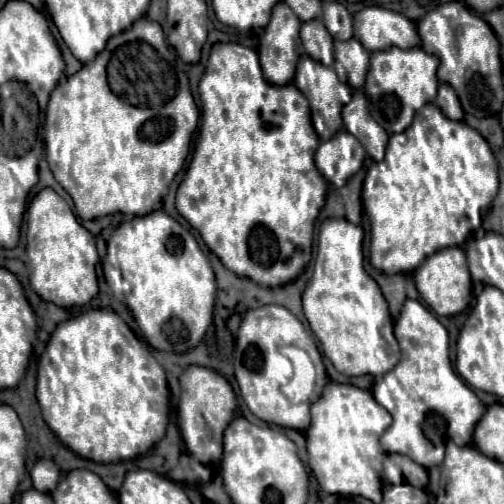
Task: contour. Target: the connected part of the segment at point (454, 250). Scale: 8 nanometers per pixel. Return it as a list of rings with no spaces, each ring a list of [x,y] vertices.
[[[447,247],[423,261],[423,265],[415,271],[415,285],[421,297],[437,315],[457,315],[465,311],[471,301],[471,277],[467,269],[467,259],[461,247]]]

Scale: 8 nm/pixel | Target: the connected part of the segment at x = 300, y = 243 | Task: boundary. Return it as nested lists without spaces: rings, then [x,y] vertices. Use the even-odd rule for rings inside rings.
[[[215,43],[209,55],[209,63],[207,69],[199,81],[199,97],[203,103],[203,119],[201,119],[201,129],[199,129],[199,141],[193,153],[193,159],[187,167],[187,173],[177,189],[177,201],[175,207],[177,211],[189,221],[189,225],[193,229],[199,231],[201,239],[205,241],[205,245],[219,257],[219,261],[233,273],[237,273],[239,277],[249,277],[251,281],[255,281],[261,287],[281,287],[289,281],[293,281],[303,267],[309,263],[311,259],[311,245],[313,245],[313,227],[315,227],[315,219],[321,211],[321,207],[325,205],[325,191],[327,191],[327,181],[325,177],[317,171],[313,155],[315,149],[319,147],[319,137],[313,129],[311,123],[311,111],[307,105],[307,99],[303,97],[303,93],[299,93],[299,89],[295,89],[293,83],[279,87],[279,85],[271,85],[263,79],[261,67],[259,67],[259,55],[256,50],[243,47],[239,43]]]

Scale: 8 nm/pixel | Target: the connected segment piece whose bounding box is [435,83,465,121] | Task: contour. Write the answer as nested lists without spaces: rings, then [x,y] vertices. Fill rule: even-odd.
[[[441,83],[439,85],[439,93],[435,97],[435,103],[439,105],[439,109],[443,111],[443,115],[447,115],[449,119],[455,119],[455,121],[461,121],[465,117],[461,105],[459,105],[459,99],[455,97],[455,91],[451,89],[451,85],[447,83]]]

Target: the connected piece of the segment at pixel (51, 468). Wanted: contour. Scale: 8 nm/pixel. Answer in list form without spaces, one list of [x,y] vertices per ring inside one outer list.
[[[39,459],[31,469],[33,487],[41,493],[51,493],[59,483],[59,469],[53,459]]]

